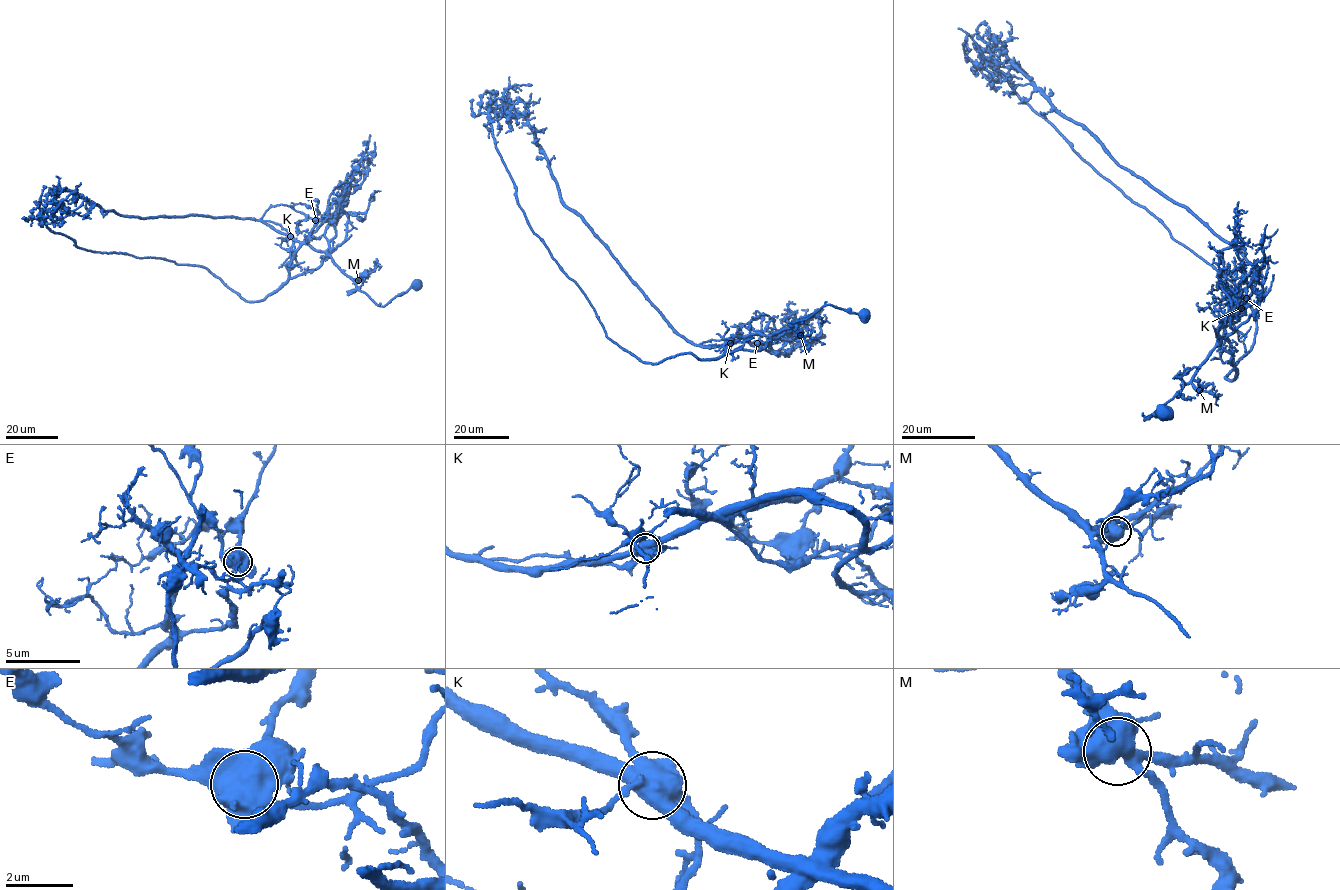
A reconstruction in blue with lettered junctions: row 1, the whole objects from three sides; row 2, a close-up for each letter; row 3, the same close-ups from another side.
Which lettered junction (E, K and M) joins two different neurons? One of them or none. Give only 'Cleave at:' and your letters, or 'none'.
Cleave at: K

